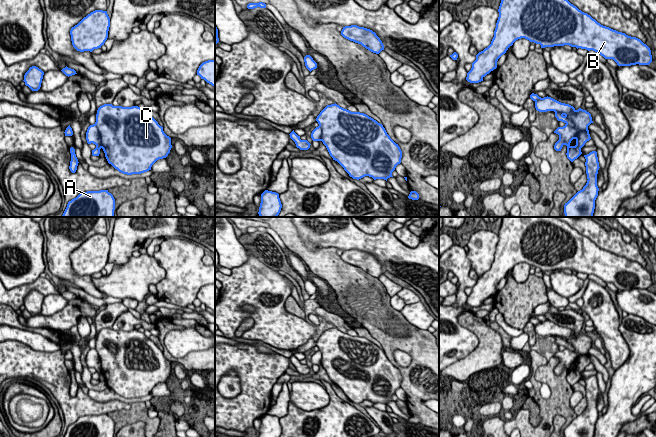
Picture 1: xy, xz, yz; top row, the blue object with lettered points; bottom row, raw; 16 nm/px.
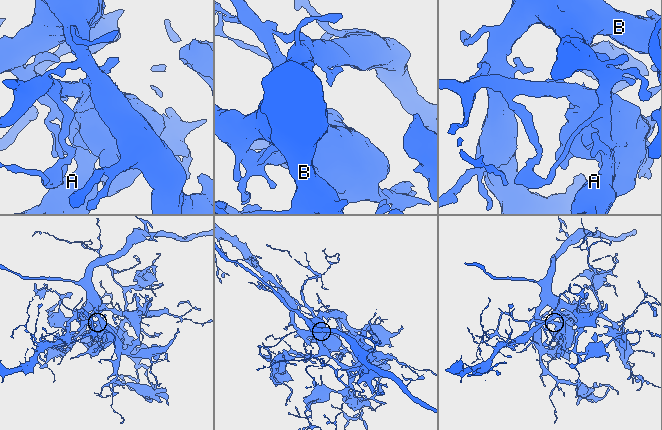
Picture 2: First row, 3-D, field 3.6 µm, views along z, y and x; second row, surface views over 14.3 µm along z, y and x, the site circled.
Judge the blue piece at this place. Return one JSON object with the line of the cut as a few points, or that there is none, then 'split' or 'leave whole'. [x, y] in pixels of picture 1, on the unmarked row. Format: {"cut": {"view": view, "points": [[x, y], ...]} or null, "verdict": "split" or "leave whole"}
{"cut": {"view": "xy", "points": [[95, 347], [101, 371]]}, "verdict": "split"}

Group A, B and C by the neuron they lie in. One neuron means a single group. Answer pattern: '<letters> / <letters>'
A B / C

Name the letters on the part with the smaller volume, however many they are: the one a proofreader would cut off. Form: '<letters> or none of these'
C

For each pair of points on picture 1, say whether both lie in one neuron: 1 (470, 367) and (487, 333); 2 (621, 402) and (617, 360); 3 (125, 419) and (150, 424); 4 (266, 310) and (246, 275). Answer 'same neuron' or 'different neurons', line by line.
1: same neuron
2: different neurons
3: same neuron
4: same neuron

